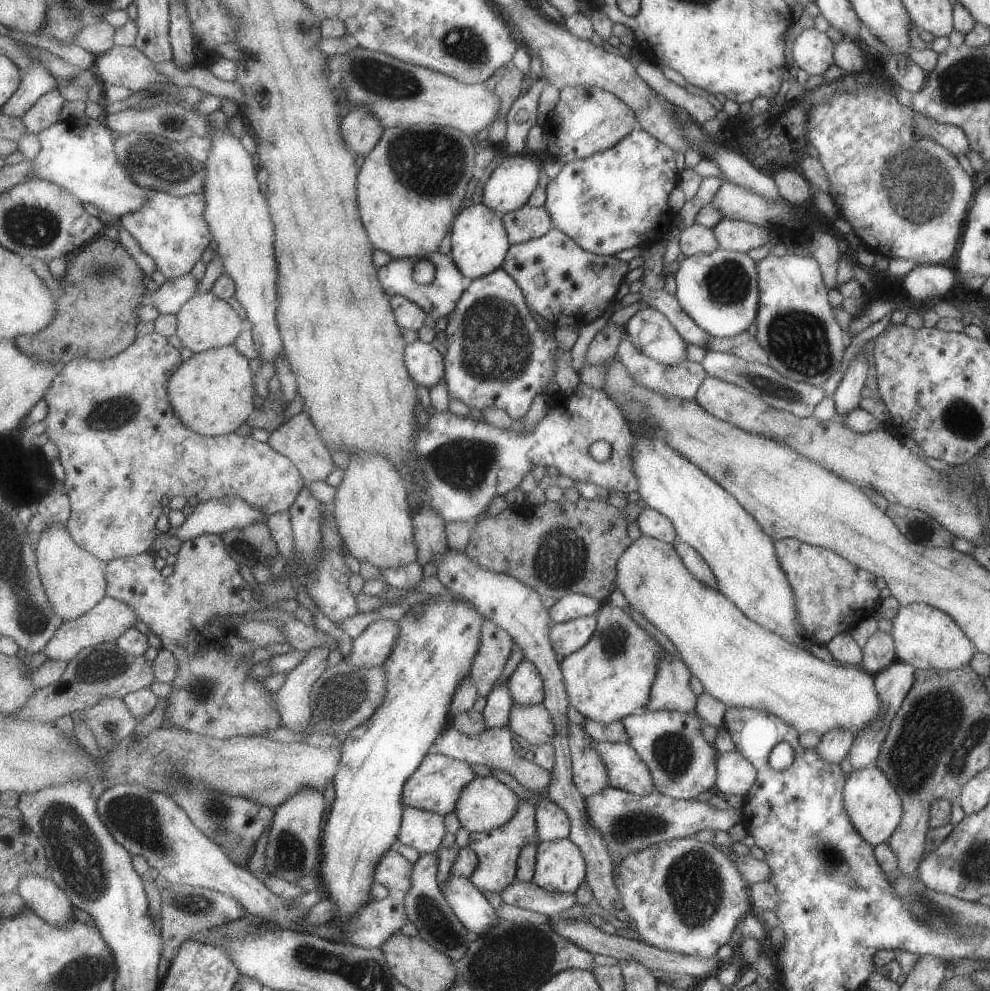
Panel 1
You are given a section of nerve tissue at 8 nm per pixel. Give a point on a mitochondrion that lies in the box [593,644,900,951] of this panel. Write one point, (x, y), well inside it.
(695, 887)

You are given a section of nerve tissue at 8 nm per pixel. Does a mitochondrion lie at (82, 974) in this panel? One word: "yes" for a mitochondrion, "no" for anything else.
yes

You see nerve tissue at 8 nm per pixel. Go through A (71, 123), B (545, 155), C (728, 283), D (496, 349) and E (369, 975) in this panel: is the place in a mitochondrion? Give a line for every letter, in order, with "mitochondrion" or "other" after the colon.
A: other
B: other
C: mitochondrion
D: mitochondrion
E: mitochondrion

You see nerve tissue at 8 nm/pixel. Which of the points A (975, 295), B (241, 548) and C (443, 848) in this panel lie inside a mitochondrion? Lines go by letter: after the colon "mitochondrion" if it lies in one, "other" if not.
A: other
B: mitochondrion
C: other

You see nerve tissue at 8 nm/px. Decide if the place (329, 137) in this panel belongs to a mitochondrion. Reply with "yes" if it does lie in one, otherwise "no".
no

